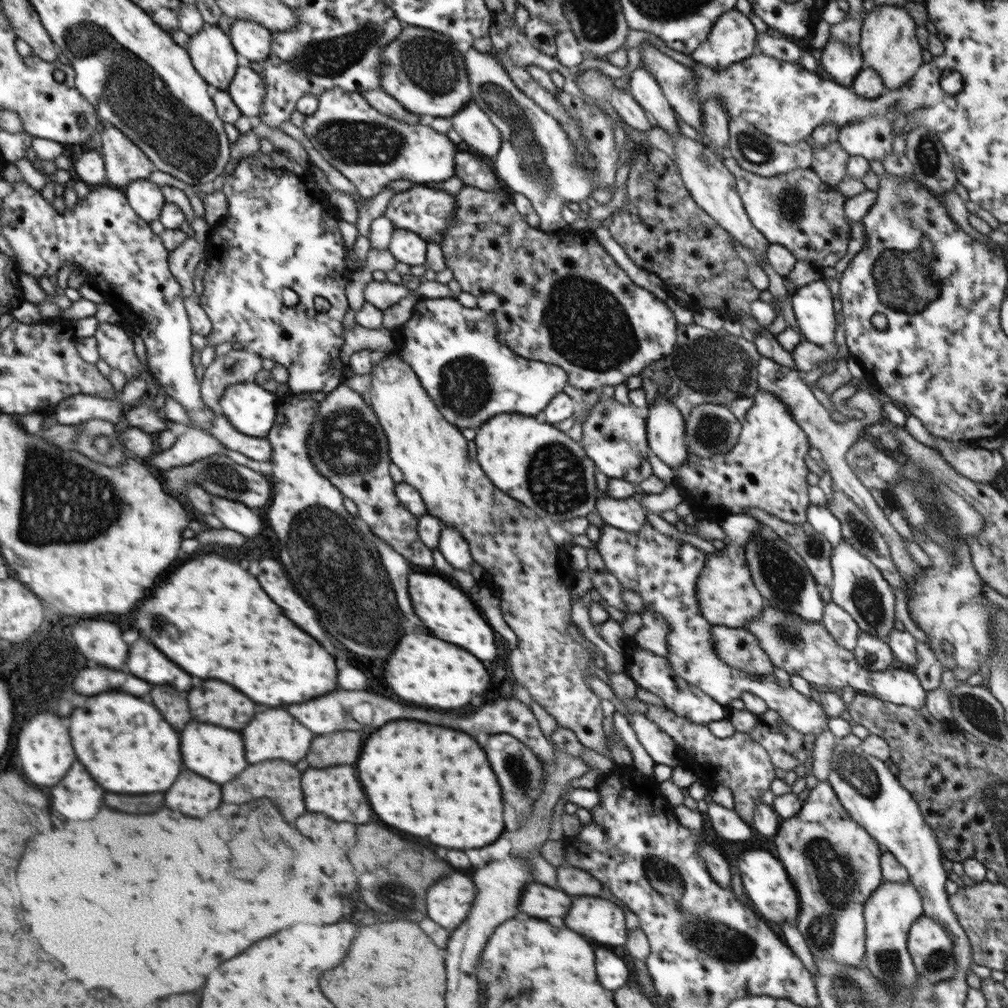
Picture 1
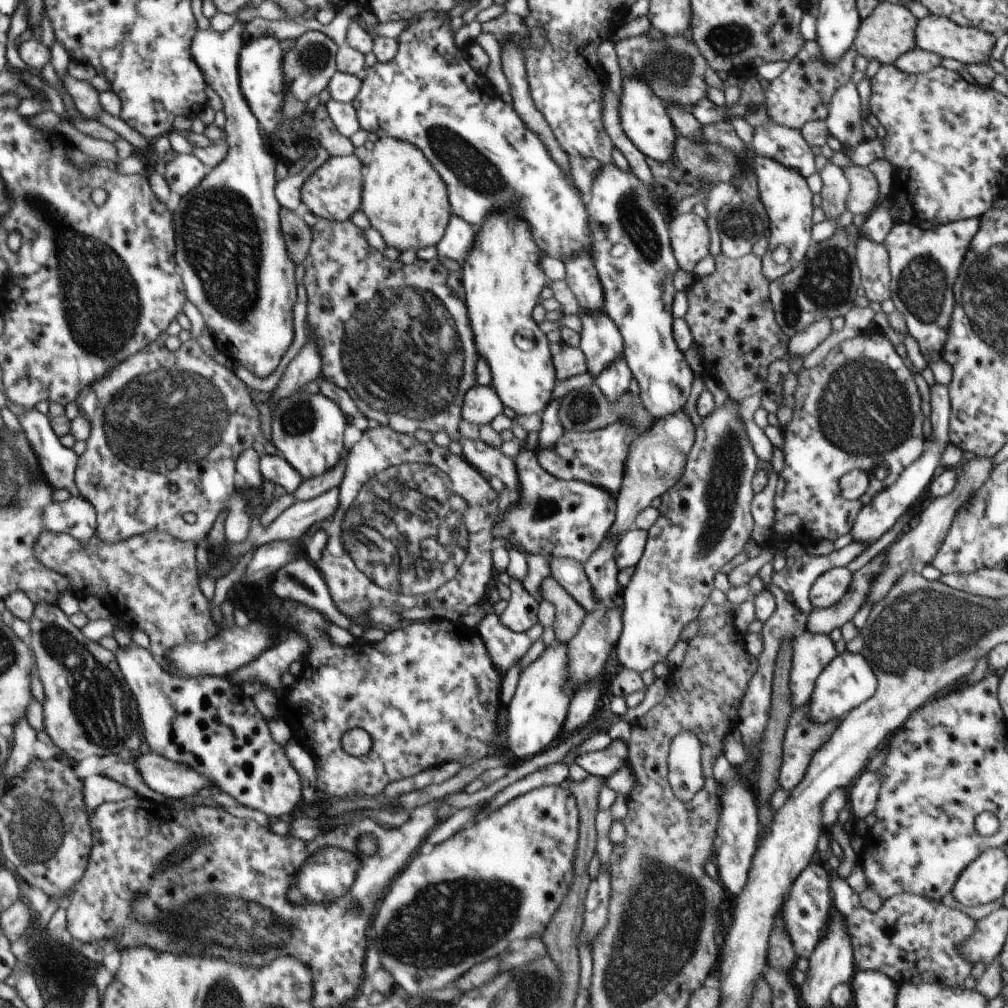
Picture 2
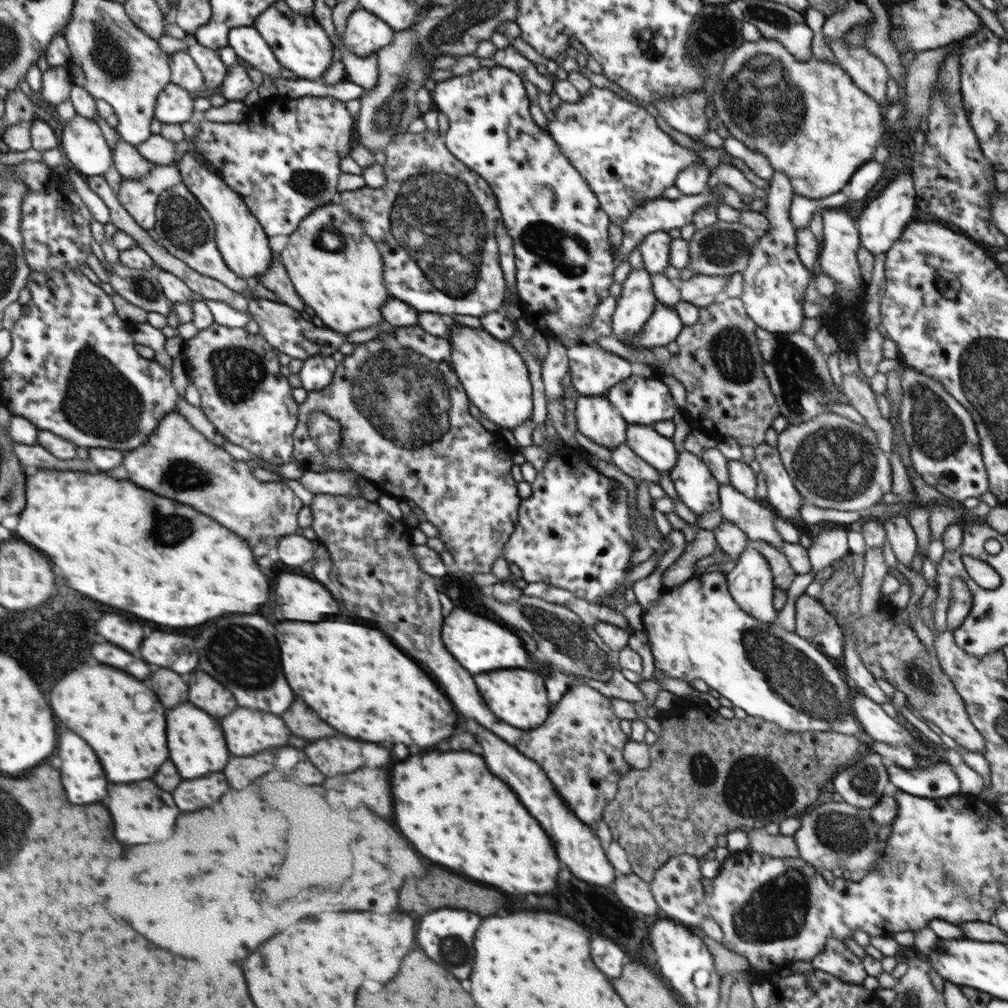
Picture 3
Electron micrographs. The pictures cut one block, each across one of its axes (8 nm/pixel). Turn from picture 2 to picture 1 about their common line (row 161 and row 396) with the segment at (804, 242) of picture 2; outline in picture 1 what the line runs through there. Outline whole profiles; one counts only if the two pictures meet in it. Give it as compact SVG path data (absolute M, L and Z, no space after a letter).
M758 389L753 399L753 406L742 422L738 443L728 451L714 454L710 458L700 457L688 449L688 459L674 471L672 486L684 489L686 494L682 497L686 504L692 508L694 514L706 514L706 517L709 517L707 520L719 522L728 514L745 514L746 508L760 508L784 522L800 526L807 522L806 512L808 504L811 504L808 494L810 487L807 482L810 471L805 464L805 457L810 450L808 436L793 421L787 407L774 394Z

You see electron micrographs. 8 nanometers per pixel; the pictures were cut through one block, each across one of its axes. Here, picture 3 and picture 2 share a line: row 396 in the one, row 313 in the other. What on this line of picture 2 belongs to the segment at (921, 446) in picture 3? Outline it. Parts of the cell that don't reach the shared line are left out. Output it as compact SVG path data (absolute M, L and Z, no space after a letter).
M968 218L921 228L907 223L895 224L882 244L888 250L890 268L890 298L904 316L907 332L920 345L927 362L941 360L940 352L946 342L948 322L954 308L953 290L960 264L972 238L978 232L979 218Z

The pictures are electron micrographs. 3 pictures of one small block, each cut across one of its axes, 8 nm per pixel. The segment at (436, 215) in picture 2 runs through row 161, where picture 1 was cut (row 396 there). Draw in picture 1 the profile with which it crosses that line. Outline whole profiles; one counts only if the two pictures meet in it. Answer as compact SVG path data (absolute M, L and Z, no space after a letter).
M398 351L379 354L376 363L370 372L369 406L388 438L390 460L402 471L404 482L420 492L428 514L440 519L445 526L456 528L468 543L473 562L484 568L480 584L490 585L497 592L504 622L518 636L518 643L510 649L508 656L514 678L526 688L533 700L557 720L559 726L570 728L584 746L611 758L611 752L606 747L607 739L604 738L603 721L606 718L601 699L584 681L584 671L590 664L590 651L568 633L568 624L572 622L570 591L577 572L565 547L554 543L544 520L531 508L492 484L478 461L468 455L462 429L440 414L414 370L399 358Z

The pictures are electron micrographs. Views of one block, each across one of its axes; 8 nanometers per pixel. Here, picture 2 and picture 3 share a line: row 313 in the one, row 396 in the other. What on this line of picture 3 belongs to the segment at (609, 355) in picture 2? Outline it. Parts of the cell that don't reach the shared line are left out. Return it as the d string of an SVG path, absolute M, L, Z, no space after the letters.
M583 396L577 398L577 430L586 435L598 446L610 451L626 442L628 423L602 396Z

